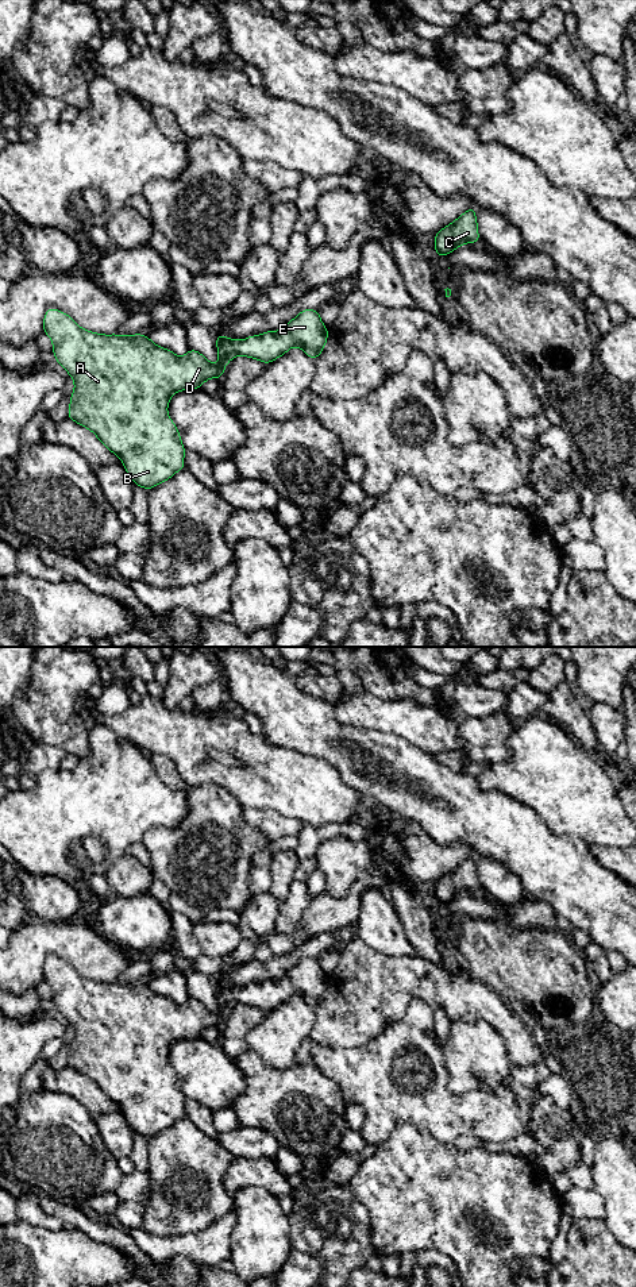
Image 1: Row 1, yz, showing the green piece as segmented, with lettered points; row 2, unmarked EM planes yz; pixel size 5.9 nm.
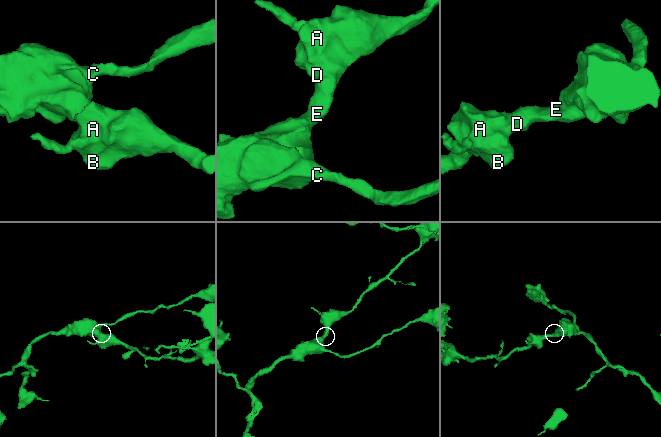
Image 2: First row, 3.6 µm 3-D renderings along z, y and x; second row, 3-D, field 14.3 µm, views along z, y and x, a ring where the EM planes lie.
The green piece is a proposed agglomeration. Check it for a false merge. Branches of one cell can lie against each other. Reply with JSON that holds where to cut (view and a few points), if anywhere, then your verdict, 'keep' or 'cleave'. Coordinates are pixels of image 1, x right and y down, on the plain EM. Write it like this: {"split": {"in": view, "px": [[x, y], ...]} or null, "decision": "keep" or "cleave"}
{"split": null, "decision": "keep"}

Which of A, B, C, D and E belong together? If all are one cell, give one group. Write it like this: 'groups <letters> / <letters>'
groups A B C D E

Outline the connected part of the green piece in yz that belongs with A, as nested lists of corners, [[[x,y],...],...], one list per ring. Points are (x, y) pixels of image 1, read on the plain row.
[[[49,956],[45,962],[43,980],[53,990],[55,1009],[74,1029],[68,1067],[92,1079],[122,1107],[123,1115],[136,1134],[146,1138],[170,1128],[185,1115],[186,1098],[178,1076],[167,1063],[167,1053],[174,1041],[196,1039],[207,1028],[221,1026],[227,1012],[238,1003],[269,1013],[297,994],[309,1006],[316,1007],[328,987],[328,976],[316,957],[302,957],[280,979],[266,979],[242,989],[216,982],[217,1013],[212,1013],[193,997],[184,1005],[177,1005],[142,982],[122,984],[86,979],[68,962],[55,956]]]

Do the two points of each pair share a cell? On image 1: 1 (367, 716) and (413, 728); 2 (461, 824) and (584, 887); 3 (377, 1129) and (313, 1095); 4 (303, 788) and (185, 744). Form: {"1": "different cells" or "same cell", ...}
{"1": "same cell", "2": "same cell", "3": "different cells", "4": "same cell"}

